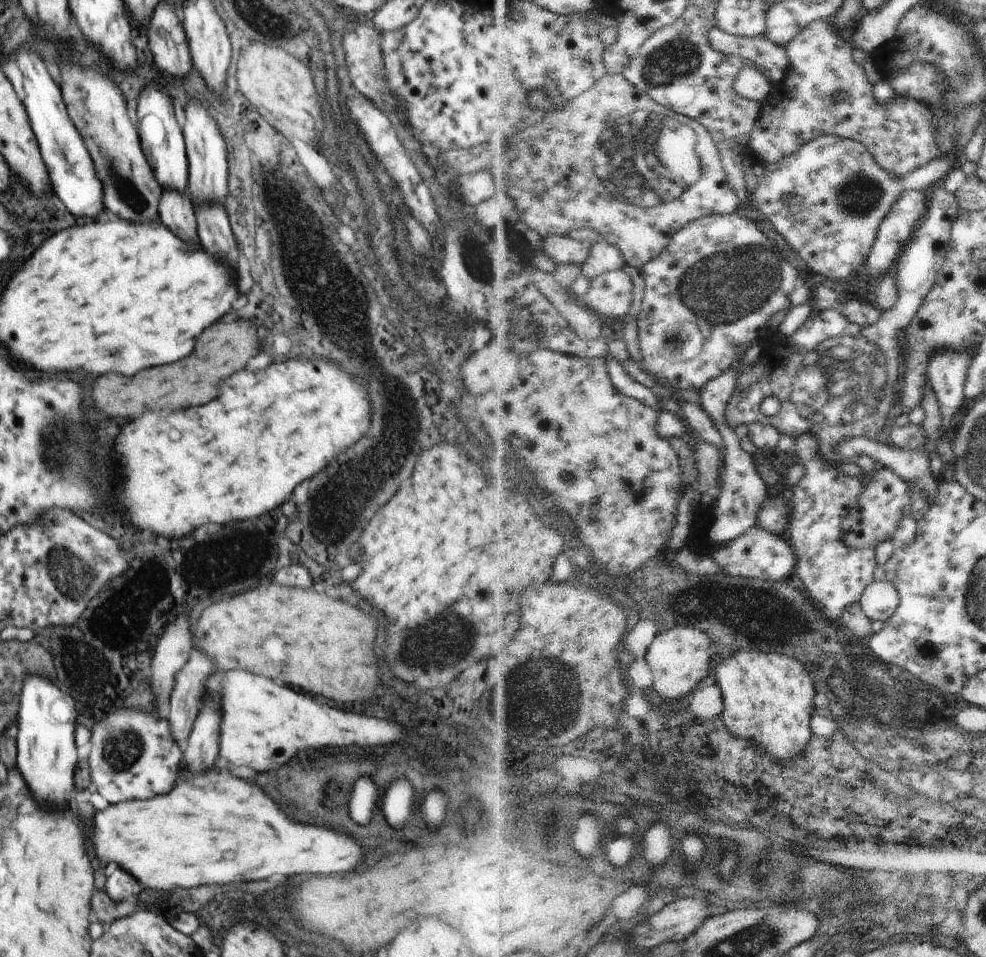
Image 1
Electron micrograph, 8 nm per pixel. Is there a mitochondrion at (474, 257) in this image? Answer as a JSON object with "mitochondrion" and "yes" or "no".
{"mitochondrion":"yes"}

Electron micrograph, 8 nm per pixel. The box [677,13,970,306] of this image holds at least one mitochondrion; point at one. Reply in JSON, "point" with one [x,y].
{"point":[859,194]}

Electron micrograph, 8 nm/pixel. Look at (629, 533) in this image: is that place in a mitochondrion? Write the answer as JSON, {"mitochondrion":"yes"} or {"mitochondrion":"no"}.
{"mitochondrion":"no"}

